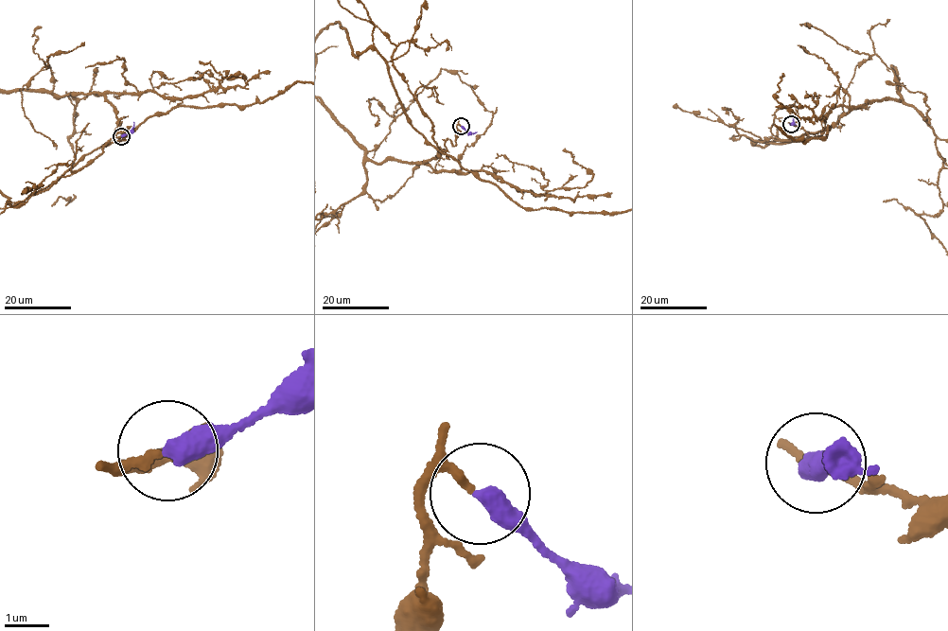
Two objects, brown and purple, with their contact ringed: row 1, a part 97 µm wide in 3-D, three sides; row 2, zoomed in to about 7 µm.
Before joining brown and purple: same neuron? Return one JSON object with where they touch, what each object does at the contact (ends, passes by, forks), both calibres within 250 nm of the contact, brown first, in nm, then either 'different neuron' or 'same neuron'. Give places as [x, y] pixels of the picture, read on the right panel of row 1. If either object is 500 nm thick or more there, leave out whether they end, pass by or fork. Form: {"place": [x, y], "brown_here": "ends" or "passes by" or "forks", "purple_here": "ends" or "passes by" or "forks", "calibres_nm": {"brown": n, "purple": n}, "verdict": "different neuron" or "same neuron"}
{"place": [791, 124], "brown_here": "passes by", "purple_here": "ends", "calibres_nm": {"brown": 140, "purple": 480}, "verdict": "same neuron"}

